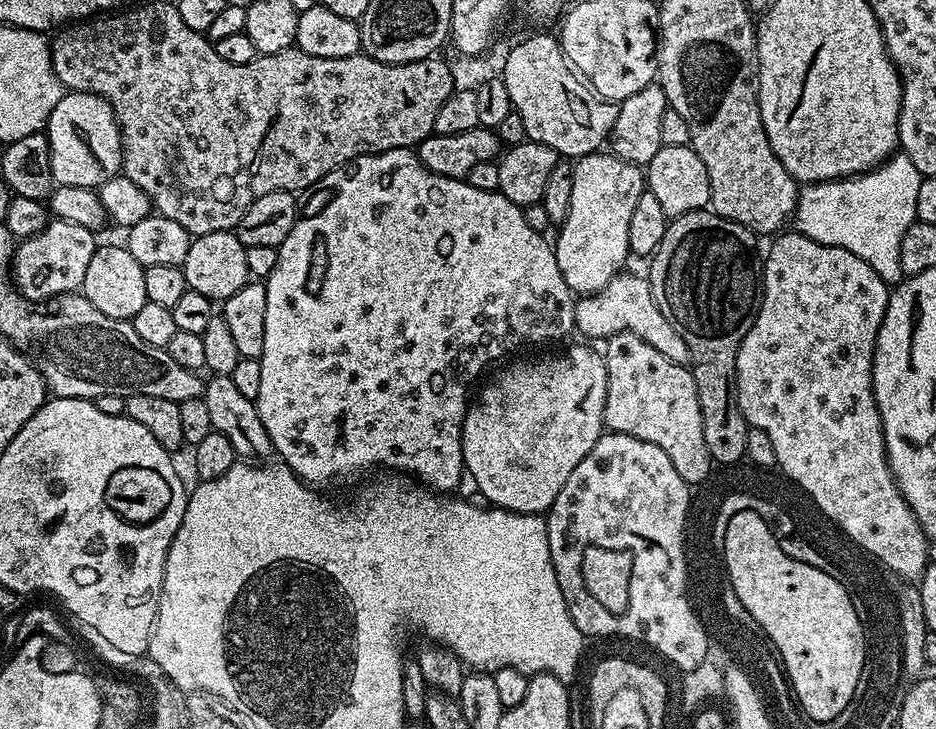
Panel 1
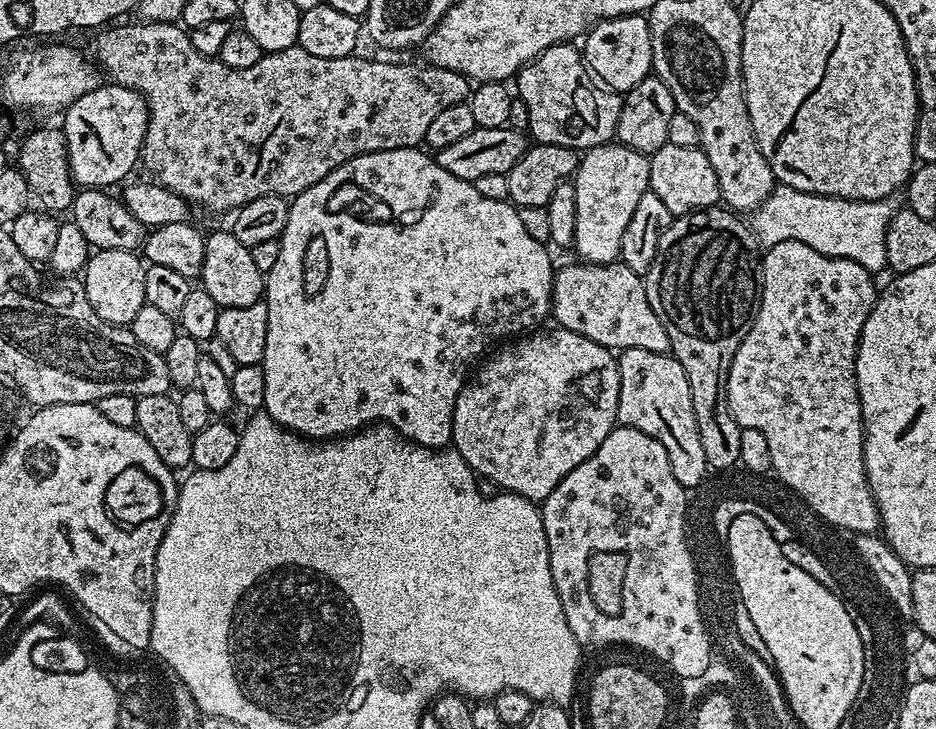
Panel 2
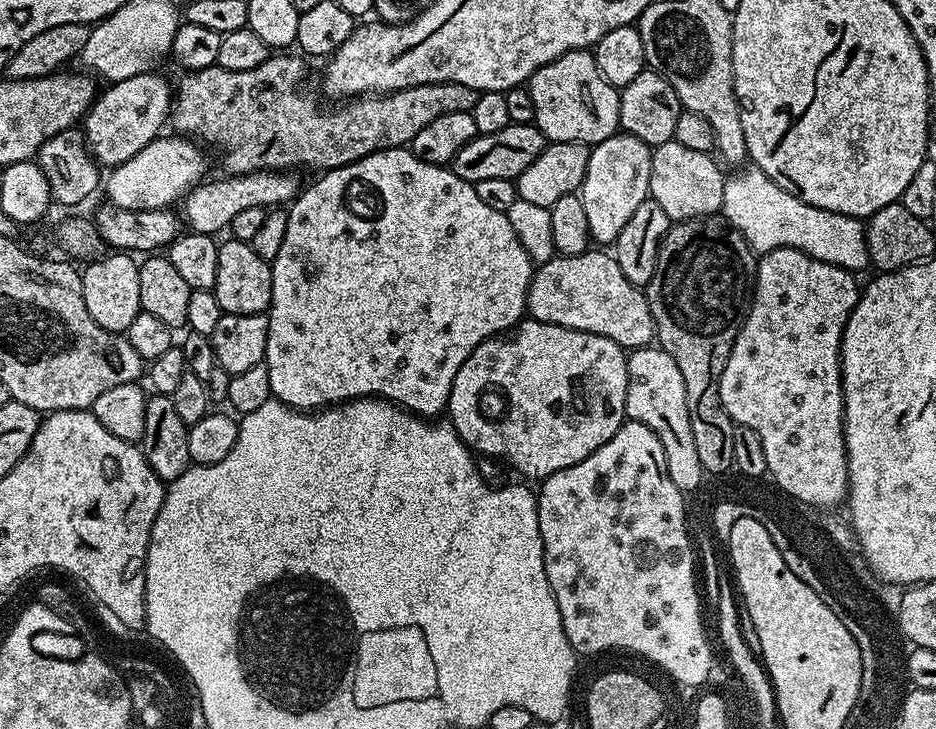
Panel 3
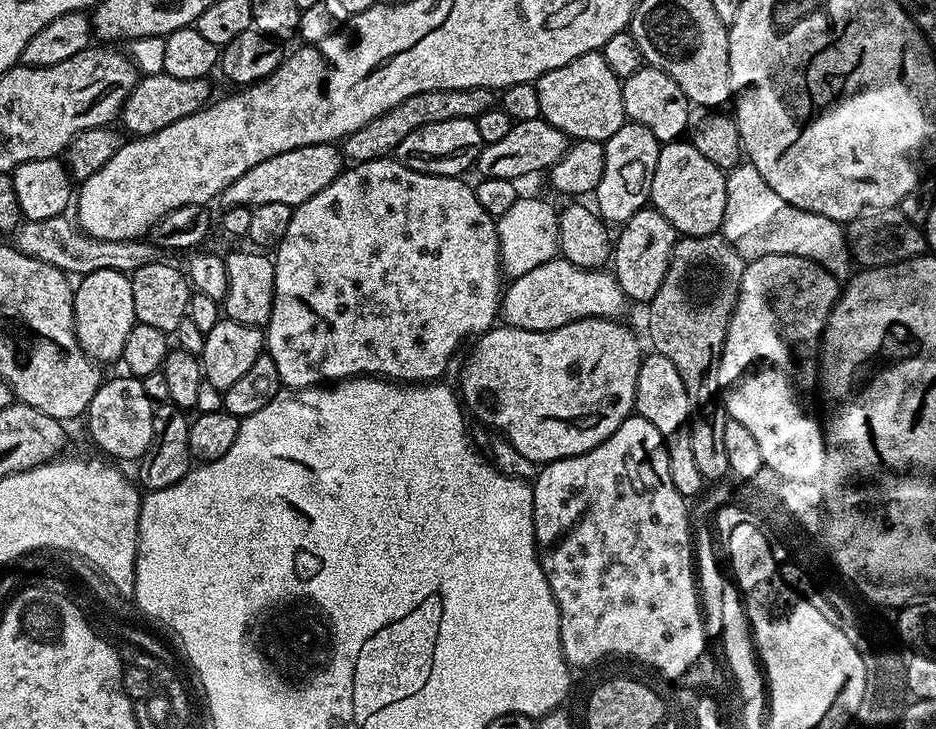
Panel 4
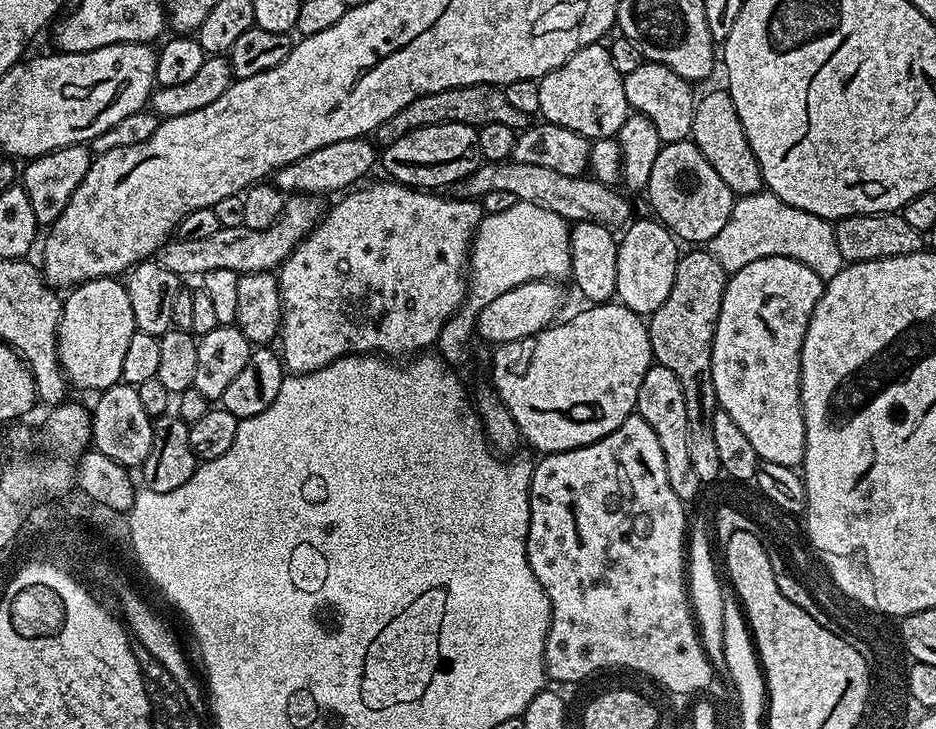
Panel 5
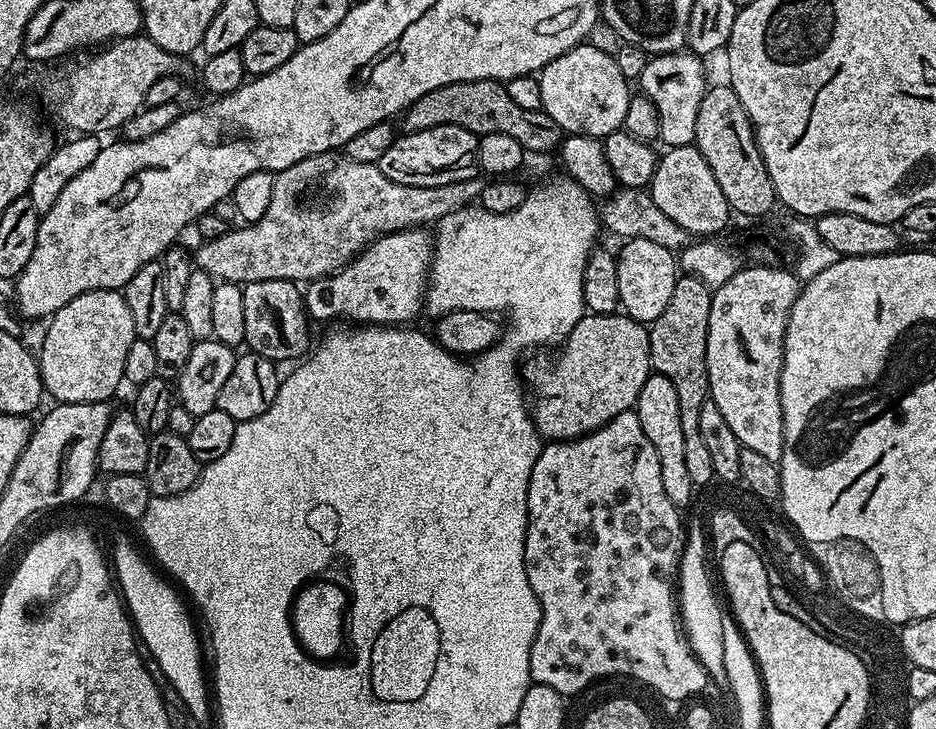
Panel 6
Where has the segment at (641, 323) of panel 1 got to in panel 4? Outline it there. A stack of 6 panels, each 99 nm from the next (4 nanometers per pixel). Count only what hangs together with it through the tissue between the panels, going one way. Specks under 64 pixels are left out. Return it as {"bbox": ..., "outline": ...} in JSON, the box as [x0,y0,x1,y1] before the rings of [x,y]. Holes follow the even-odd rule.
{"bbox":[500,258,630,332],"outline":[[[563,258],[542,262],[534,270],[515,277],[512,284],[503,289],[500,316],[509,328],[521,328],[531,332],[554,330],[587,316],[600,316],[604,320],[623,317],[624,307],[630,304],[622,286],[618,286],[611,271],[599,268],[579,268]]]}

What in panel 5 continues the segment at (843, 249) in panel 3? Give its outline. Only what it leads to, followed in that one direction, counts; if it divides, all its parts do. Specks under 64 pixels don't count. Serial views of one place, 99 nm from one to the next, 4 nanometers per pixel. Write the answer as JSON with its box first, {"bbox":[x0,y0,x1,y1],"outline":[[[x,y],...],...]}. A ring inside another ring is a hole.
{"bbox":[710,190,846,282],"outline":[[[767,190],[741,196],[733,203],[726,226],[722,226],[710,241],[710,251],[728,274],[742,270],[742,266],[750,266],[750,262],[758,262],[758,258],[789,256],[810,266],[814,274],[827,282],[842,271],[846,263],[838,250],[834,227],[829,221],[790,206]]]}

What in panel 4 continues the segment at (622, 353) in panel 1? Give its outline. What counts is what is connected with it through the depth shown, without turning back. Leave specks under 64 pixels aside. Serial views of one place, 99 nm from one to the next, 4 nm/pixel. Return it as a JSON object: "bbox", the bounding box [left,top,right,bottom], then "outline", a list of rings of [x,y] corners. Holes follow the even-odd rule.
{"bbox":[634,351,694,468],"outline":[[[653,351],[641,359],[634,412],[635,415],[646,418],[646,422],[650,422],[650,426],[654,426],[654,430],[664,436],[668,445],[670,468],[682,468],[682,460],[694,460],[688,433],[688,415],[692,413],[692,403],[686,394],[686,386],[682,386],[682,377],[678,375],[670,358]]]}

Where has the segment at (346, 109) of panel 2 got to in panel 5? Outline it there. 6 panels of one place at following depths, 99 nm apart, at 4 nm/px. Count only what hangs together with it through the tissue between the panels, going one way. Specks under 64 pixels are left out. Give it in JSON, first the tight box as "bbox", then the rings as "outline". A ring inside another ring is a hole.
{"bbox":[374,84,530,149],"outline":[[[471,84],[461,88],[451,88],[450,90],[438,90],[434,94],[426,94],[422,98],[414,98],[398,114],[386,118],[375,130],[374,140],[381,149],[389,148],[402,134],[410,134],[410,130],[418,130],[422,126],[438,126],[446,122],[458,122],[477,130],[490,126],[491,124],[501,124],[510,126],[517,130],[528,127],[530,117],[522,114],[510,102],[506,102],[506,94],[503,87],[495,84]]]}

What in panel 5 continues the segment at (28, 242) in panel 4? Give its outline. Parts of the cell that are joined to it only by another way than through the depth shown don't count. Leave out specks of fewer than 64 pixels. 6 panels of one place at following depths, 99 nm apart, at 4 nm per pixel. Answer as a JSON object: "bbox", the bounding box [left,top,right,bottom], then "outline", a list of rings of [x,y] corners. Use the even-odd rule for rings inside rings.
{"bbox":[155,194,322,278],"outline":[[[292,194],[285,199],[284,209],[274,222],[274,226],[266,230],[250,230],[249,228],[220,228],[218,234],[211,238],[190,238],[181,240],[173,238],[163,244],[155,254],[155,261],[166,270],[170,270],[181,278],[196,276],[203,278],[210,270],[234,270],[237,274],[246,272],[272,272],[279,269],[292,251],[312,233],[320,223],[322,215],[321,201],[315,196]]]}

